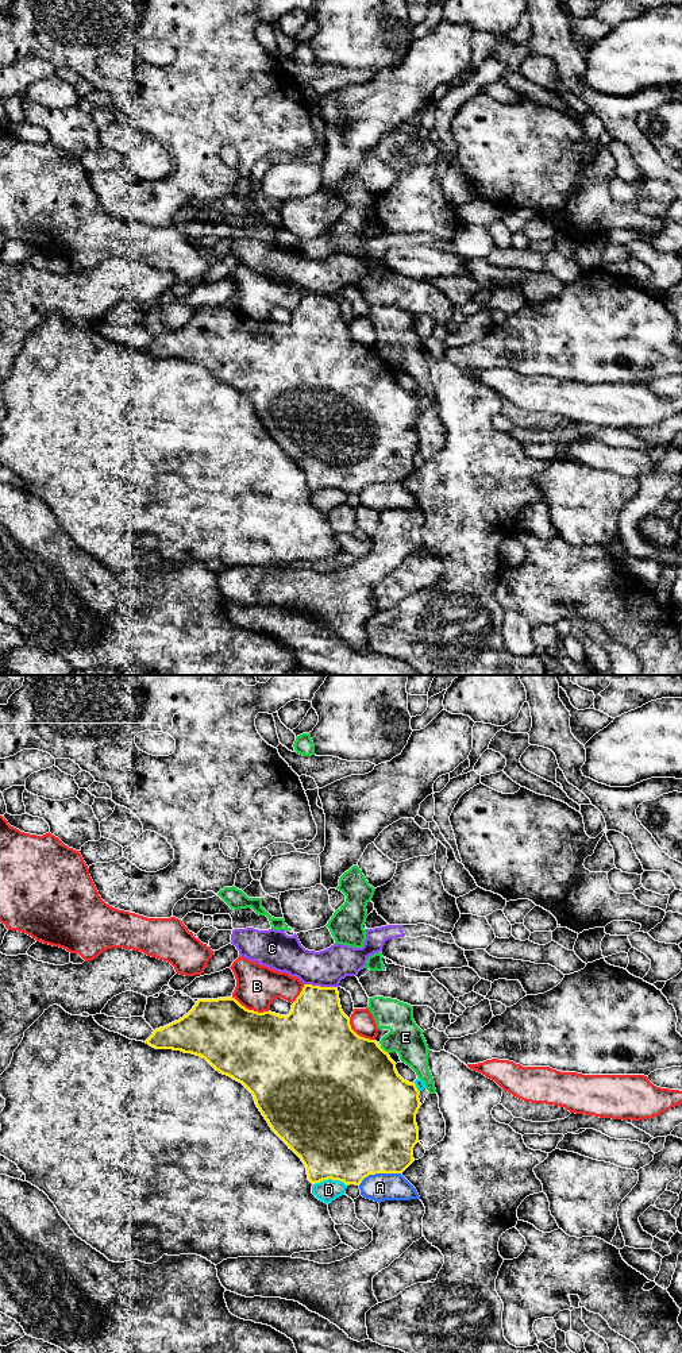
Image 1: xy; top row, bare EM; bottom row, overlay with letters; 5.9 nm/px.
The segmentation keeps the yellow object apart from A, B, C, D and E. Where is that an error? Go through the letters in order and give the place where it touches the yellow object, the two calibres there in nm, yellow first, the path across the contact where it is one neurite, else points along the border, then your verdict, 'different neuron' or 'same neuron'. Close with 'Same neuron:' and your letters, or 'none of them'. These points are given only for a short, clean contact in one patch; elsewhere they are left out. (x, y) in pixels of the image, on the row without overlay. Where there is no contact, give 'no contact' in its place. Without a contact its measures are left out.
A: contact xy (385, 481); calibres 500 and 170 nm; different neuron
B: contact xy (250, 319); calibres 460 and 260 nm; different neuron
C: contact xy (319, 295); calibres 380 and 220 nm; border xy (304, 292), (336, 296); different neuron
D: contact xy (331, 486); calibres 500 and 130 nm; different neuron
E: contact xy (382, 358); calibres 500 and 200 nm; different neuron
Same neuron: none of them

